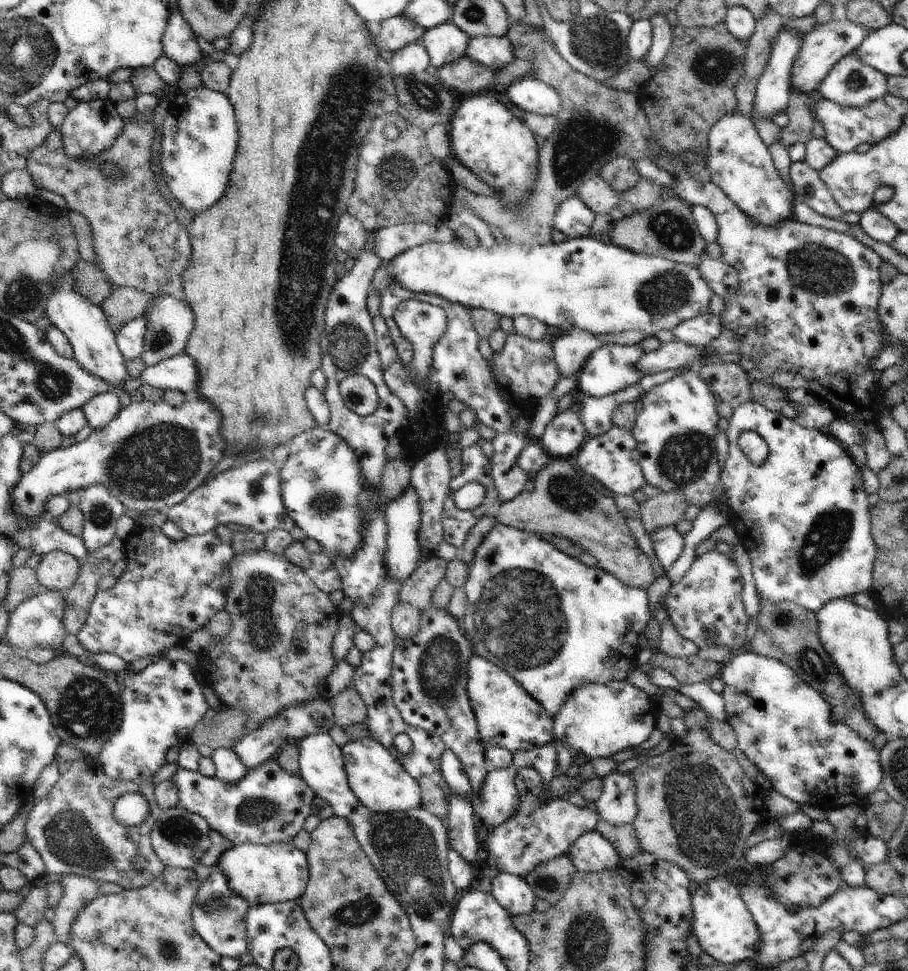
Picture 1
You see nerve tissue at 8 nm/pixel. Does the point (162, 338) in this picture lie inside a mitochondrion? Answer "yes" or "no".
yes

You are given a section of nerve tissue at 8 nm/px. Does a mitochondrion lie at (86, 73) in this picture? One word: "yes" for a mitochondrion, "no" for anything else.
no

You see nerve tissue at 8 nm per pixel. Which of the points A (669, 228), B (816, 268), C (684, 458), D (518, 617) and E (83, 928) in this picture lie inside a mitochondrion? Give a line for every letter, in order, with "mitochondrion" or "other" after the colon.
A: mitochondrion
B: mitochondrion
C: mitochondrion
D: mitochondrion
E: other

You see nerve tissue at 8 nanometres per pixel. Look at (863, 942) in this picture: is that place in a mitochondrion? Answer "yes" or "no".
no

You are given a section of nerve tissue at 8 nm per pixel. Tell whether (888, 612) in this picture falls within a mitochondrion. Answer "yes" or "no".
no

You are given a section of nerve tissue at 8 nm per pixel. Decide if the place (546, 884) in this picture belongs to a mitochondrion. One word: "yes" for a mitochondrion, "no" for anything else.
yes

